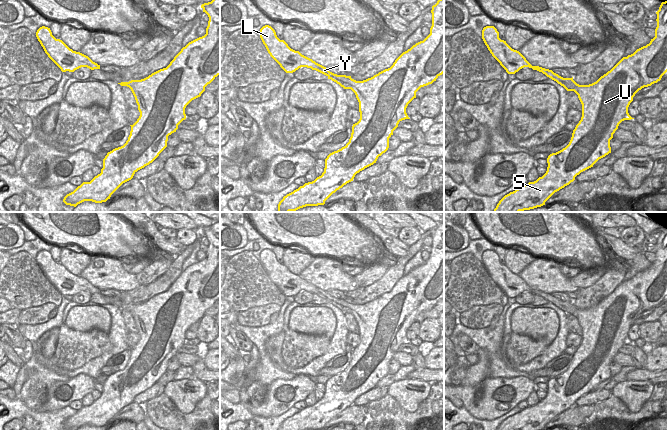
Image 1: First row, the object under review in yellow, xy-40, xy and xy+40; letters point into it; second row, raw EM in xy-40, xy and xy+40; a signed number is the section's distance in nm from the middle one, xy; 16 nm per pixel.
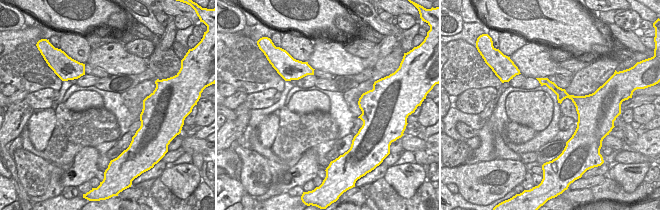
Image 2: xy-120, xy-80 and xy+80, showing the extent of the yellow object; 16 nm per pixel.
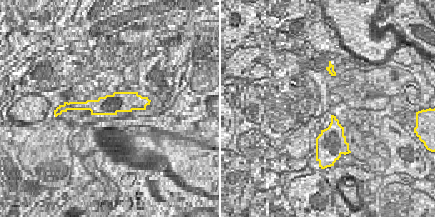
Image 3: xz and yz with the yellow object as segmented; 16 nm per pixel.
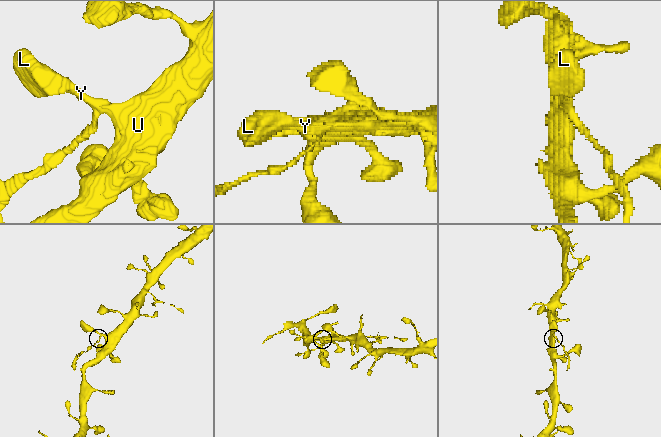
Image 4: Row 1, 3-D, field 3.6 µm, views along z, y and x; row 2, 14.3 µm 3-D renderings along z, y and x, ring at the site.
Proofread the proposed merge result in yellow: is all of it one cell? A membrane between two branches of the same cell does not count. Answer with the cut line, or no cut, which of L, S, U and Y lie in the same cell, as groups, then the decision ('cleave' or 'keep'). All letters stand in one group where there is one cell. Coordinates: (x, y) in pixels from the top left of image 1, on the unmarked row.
cut in xy along (347, 300), (347, 307), (351, 312); L Y / S U; cleave

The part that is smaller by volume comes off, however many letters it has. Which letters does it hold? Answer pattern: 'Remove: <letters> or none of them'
Remove: L, Y

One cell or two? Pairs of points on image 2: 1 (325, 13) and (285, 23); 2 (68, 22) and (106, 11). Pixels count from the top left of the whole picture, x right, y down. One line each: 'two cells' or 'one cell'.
1: one cell
2: one cell

